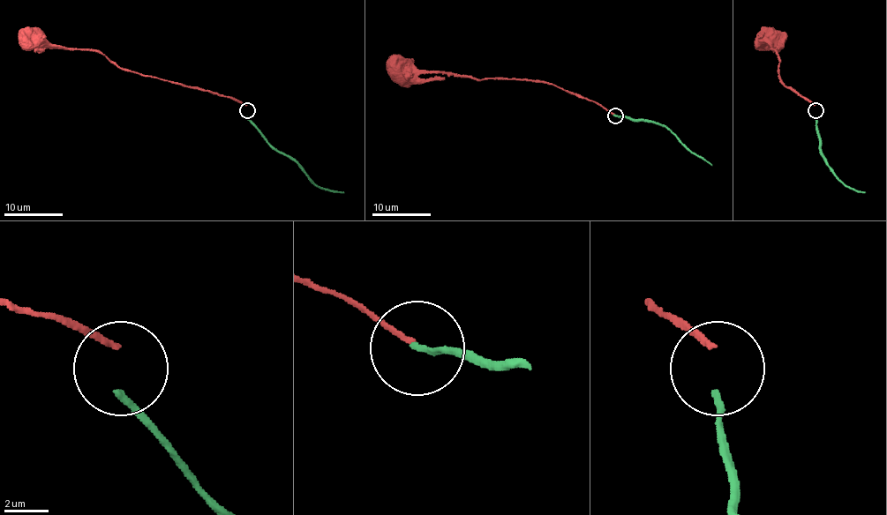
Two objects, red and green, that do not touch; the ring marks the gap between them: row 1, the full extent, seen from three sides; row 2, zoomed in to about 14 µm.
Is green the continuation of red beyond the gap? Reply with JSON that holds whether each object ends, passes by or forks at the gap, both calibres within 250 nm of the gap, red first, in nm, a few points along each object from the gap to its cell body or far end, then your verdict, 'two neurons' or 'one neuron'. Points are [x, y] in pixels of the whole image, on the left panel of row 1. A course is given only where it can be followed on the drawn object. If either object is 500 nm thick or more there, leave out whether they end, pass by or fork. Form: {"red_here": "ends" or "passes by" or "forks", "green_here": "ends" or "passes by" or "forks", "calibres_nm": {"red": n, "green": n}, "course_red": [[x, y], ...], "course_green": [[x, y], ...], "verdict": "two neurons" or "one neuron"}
{"red_here": "ends", "green_here": "ends", "calibres_nm": {"red": 240, "green": 320}, "course_red": [[246, 106], [207, 90], [190, 88], [124, 70], [93, 50], [35, 48], [31, 39]], "course_green": [[246, 116], [273, 146], [295, 161], [318, 186], [344, 193]], "verdict": "two neurons"}

